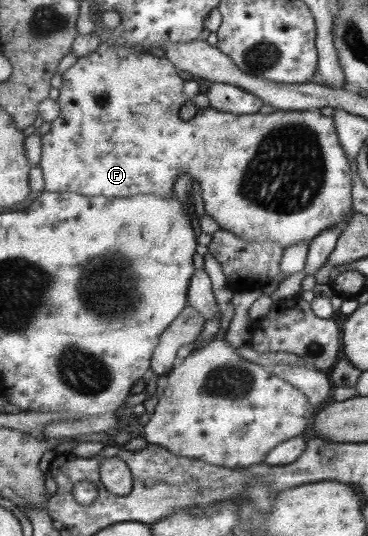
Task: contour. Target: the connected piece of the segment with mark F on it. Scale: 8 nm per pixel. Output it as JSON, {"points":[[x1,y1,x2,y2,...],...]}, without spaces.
{"points":[[99,43,99,46,86,56,77,58,77,61,67,68,61,75,61,88,58,89,58,97,56,99,59,105,59,116,50,122,50,128,46,134,40,136,42,139,42,156,38,162,41,169,44,187,43,191,51,192,74,192,88,197,107,197,107,198,127,198,136,194,155,194,161,197,169,197,174,193,175,181,179,174,187,173,191,178,191,184,196,181,201,190,201,198,203,201,204,214,214,218,219,223,219,228,235,233,237,237,245,239,245,241,273,241,279,243,281,247,305,241,309,244,311,239,323,230,333,227,333,225,341,225,339,221,343,217,349,215,351,208,351,170,349,170,349,160,345,158,345,152,339,144,334,122,329,116,320,115,317,111,279,111,275,110,268,114,231,114,230,112,217,112,211,106,196,109,195,114,187,121,183,121,183,114,179,114,179,110,183,110,185,97,183,94,183,84,187,80,183,80,179,76,179,67,176,67,167,58,156,58,144,52,135,52,131,47,117,45,115,43]]}

